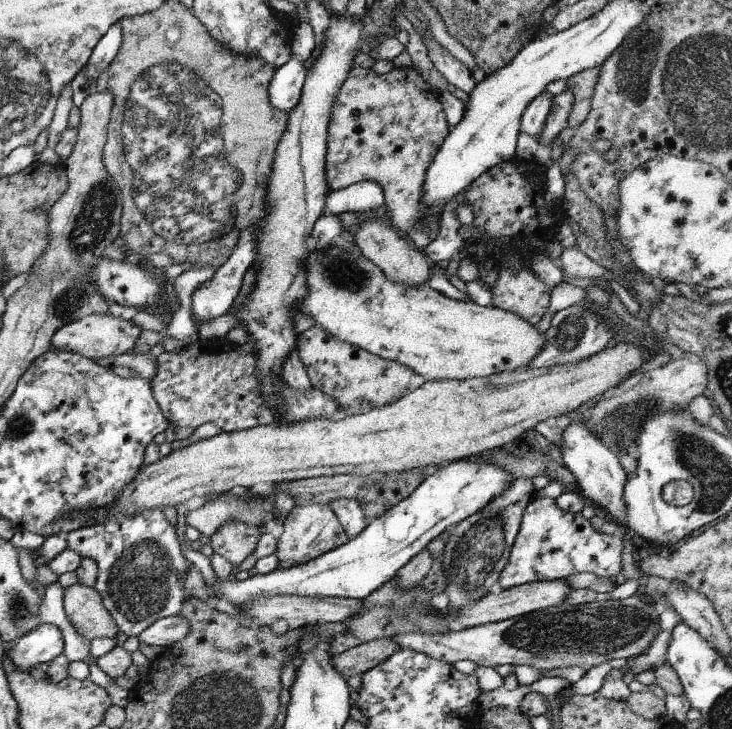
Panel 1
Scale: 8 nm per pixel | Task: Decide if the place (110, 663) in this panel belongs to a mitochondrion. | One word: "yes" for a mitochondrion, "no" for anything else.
no

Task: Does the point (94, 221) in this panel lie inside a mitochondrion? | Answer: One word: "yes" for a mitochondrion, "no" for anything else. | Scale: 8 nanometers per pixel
yes

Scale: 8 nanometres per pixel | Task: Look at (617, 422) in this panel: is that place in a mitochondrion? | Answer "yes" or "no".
yes

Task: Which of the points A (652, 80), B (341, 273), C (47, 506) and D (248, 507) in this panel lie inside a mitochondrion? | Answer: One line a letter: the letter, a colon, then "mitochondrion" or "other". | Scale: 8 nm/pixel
A: mitochondrion
B: mitochondrion
C: other
D: mitochondrion

